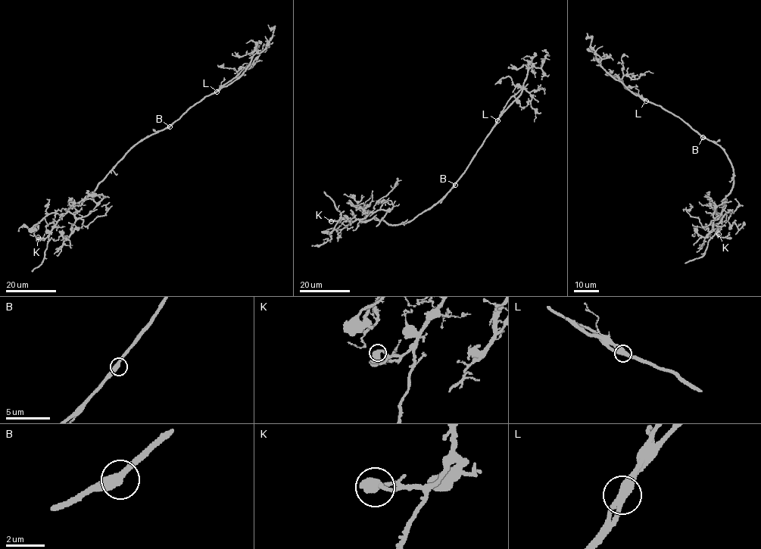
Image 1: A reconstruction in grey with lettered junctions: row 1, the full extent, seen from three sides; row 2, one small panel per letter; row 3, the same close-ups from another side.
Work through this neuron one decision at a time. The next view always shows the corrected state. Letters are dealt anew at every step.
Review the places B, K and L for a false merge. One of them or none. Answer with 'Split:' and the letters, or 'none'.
Split: none

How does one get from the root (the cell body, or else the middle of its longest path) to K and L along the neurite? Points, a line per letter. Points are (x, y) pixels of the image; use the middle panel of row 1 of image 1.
K: (447, 193), (406, 223), (390, 225), (374, 217), (362, 221), (344, 217), (331, 221)
L: (447, 193), (497, 120)

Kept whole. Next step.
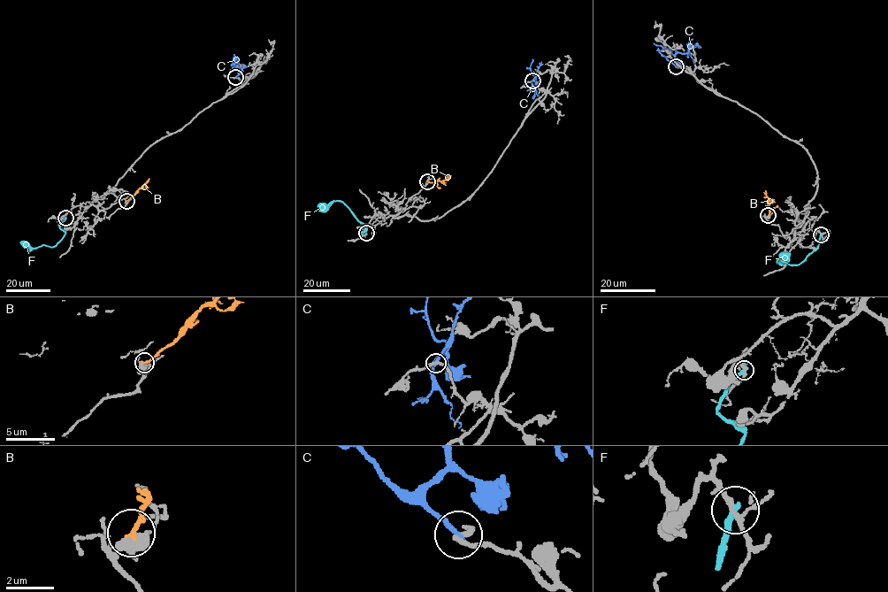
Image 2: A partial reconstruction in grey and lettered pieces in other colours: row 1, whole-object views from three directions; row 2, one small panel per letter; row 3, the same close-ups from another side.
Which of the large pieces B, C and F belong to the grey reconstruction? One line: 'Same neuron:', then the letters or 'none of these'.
Same neuron: none of these

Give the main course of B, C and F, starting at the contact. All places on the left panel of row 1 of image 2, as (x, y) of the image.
B: (126, 201), (149, 179)
C: (235, 78), (238, 74), (237, 58), (235, 60)
F: (65, 218), (59, 227), (65, 234), (53, 247), (43, 244), (34, 248), (20, 241)

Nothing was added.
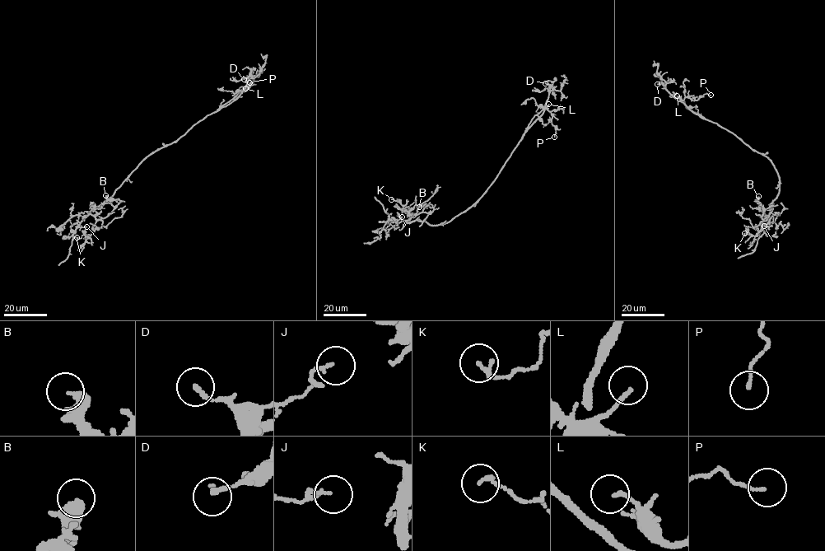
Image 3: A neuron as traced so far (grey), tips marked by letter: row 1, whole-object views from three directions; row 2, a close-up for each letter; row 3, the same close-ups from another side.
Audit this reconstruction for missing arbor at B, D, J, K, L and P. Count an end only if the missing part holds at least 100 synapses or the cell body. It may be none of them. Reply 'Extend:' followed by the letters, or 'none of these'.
Extend: none of these

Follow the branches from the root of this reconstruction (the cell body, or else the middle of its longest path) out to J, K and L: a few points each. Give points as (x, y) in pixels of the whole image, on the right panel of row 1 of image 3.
J: (759, 153), (771, 161), (780, 179), (779, 193), (770, 204), (770, 221), (766, 226), (764, 226)
K: (759, 153), (771, 161), (777, 172), (779, 193), (770, 204), (771, 211), (760, 231), (754, 235), (744, 233)
L: (759, 153), (732, 133), (690, 110), (677, 95)

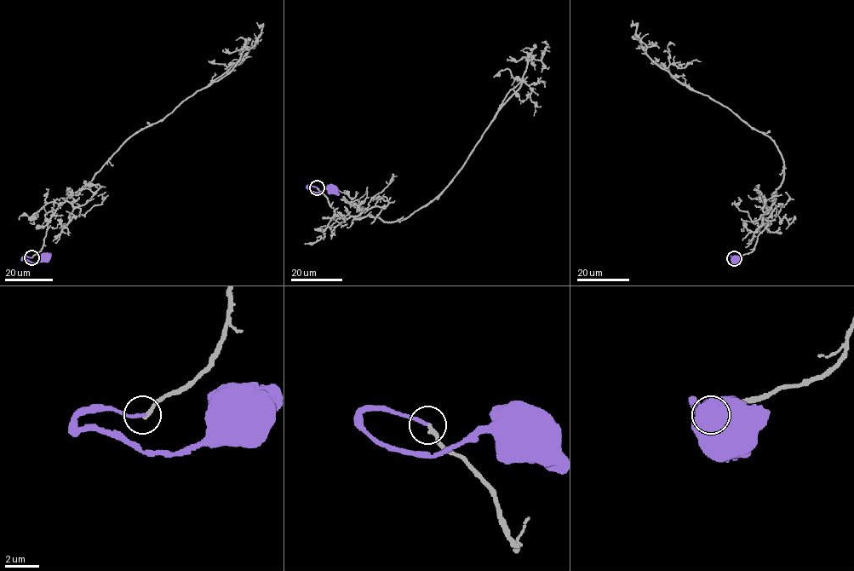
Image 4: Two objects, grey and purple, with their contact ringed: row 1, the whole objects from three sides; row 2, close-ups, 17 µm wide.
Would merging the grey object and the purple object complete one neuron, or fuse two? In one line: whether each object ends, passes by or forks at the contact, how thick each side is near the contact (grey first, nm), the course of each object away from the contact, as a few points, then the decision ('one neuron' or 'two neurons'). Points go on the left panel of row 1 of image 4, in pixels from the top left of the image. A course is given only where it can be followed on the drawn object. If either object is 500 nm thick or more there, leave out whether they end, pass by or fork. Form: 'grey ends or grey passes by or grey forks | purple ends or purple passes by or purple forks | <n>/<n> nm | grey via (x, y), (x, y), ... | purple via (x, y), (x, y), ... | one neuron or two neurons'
grey ends | purple ends | 240/220 nm | grey via (31, 257), (60, 206), (126, 141), (230, 72), (257, 40), (262, 25), (257, 22) | purple via (31, 257), (22, 259), (37, 262), (46, 261), (45, 258) | one neuron

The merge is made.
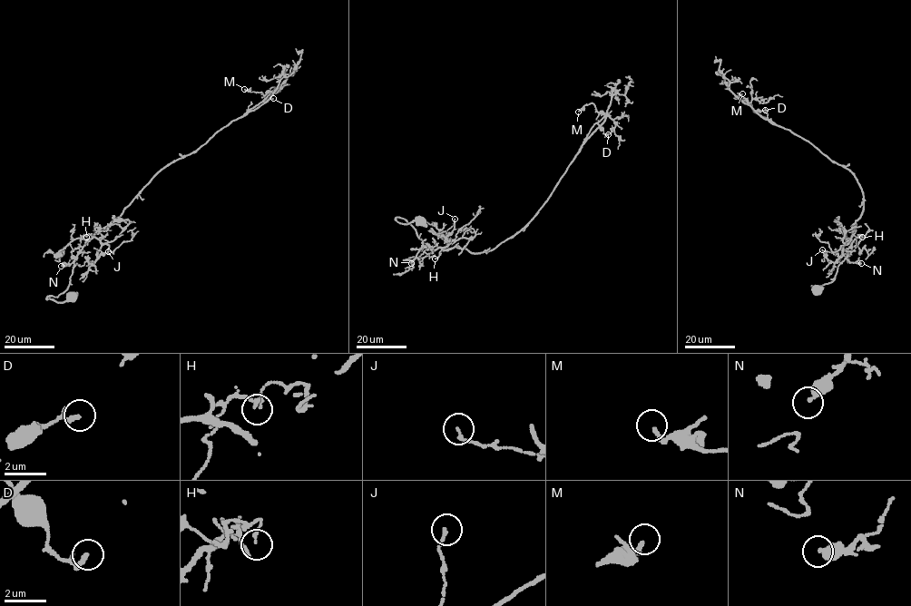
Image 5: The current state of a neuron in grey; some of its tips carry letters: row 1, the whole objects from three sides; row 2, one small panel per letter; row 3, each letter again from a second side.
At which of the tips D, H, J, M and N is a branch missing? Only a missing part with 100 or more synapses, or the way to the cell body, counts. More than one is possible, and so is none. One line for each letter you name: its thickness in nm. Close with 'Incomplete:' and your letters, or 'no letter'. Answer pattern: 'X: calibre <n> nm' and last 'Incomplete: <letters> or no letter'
Incomplete: no letter

